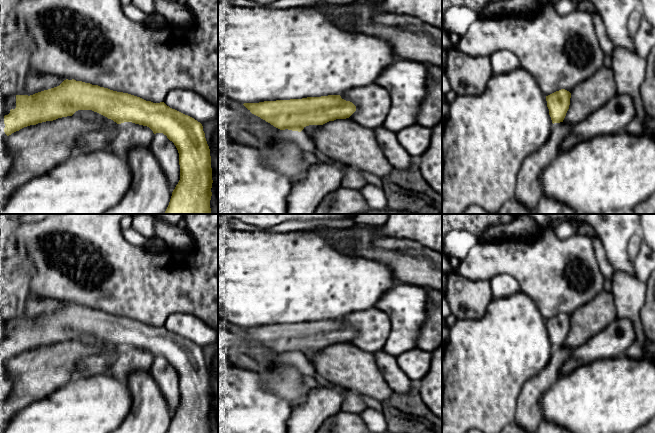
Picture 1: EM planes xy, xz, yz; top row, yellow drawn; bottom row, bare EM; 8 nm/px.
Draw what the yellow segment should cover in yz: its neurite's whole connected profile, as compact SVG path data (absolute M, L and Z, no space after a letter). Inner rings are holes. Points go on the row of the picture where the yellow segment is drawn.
M544 2L534 13L524 17L487 18L479 15L453 48L473 57L490 57L503 49L513 52L521 68L535 78L546 96L553 124L563 122L570 105L570 92L595 74L604 65L605 59L589 13L576 11L559 15L553 4Z

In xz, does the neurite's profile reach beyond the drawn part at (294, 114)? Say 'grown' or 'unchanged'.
grown

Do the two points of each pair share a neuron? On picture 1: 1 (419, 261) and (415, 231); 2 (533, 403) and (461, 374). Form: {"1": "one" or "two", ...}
{"1": "two", "2": "two"}

